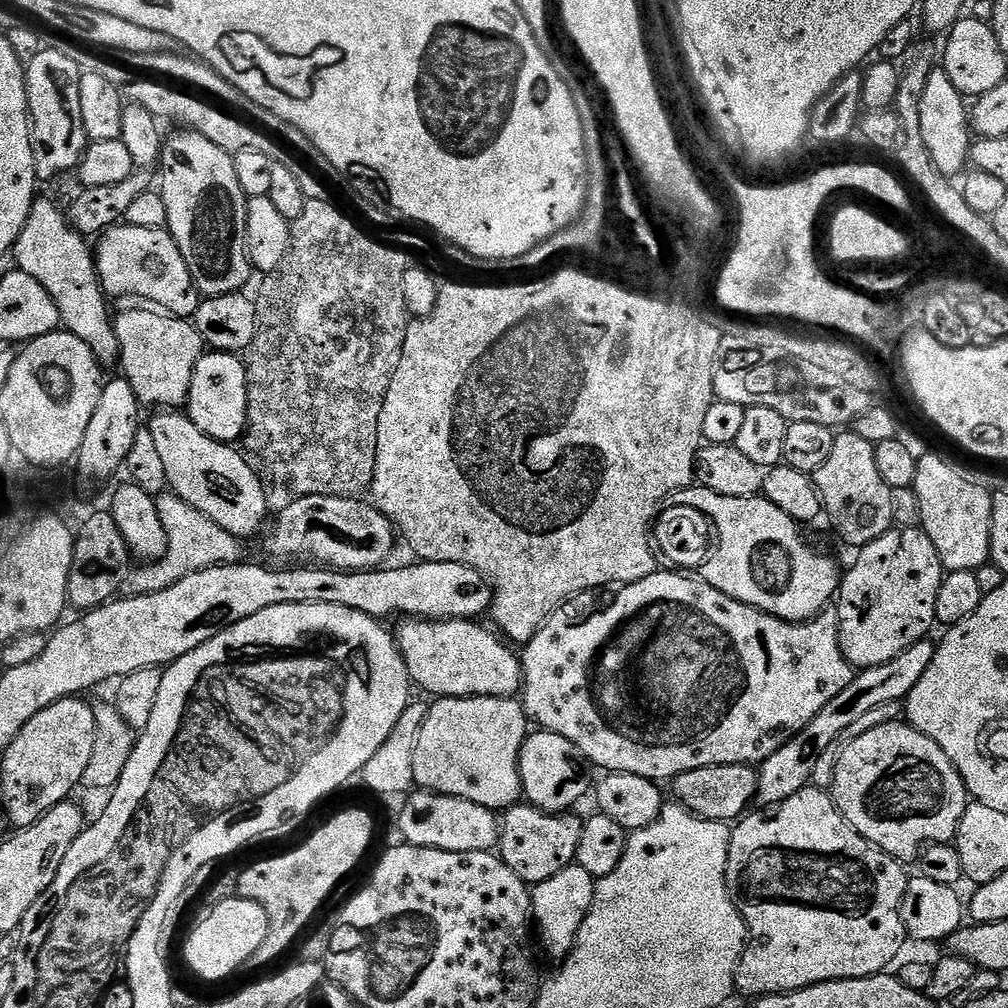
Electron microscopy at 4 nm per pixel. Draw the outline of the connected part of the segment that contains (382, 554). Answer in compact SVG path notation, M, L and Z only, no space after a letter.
M302 496L296 499L293 499L293 504L288 504L280 512L280 517L276 520L276 525L272 528L272 533L264 540L264 548L273 556L273 561L276 562L304 562L304 560L309 556L311 563L316 566L323 566L326 568L336 568L339 572L367 572L371 569L378 568L389 563L388 560L392 556L392 547L395 546L396 540L398 544L398 536L390 523L385 516L377 510L375 506L371 503L365 502L363 504L360 501L360 498L349 498L348 496Z

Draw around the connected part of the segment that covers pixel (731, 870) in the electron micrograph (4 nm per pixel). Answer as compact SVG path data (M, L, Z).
M809 786L801 790L798 794L794 794L790 798L786 798L777 804L769 804L757 810L752 810L747 813L732 828L732 837L730 838L730 854L728 855L728 865L726 866L726 882L728 889L732 895L732 901L736 904L736 909L742 914L744 925L748 928L748 942L744 950L744 956L740 960L739 966L736 968L736 992L739 995L749 996L755 998L758 996L769 996L770 994L782 994L783 992L793 992L794 990L802 990L806 986L814 986L818 982L830 982L831 980L849 980L850 978L866 978L867 976L879 976L888 968L892 963L897 963L896 955L904 948L904 940L906 941L906 933L904 931L904 923L902 922L902 914L900 907L902 906L902 898L906 894L906 886L910 879L909 873L904 873L905 865L901 861L895 860L890 854L886 854L880 848L876 848L869 840L862 838L862 834L858 834L858 830L854 830L850 826L850 822L846 822L846 818L842 818L842 814L838 810L838 806L832 801L831 795L825 789L815 786Z

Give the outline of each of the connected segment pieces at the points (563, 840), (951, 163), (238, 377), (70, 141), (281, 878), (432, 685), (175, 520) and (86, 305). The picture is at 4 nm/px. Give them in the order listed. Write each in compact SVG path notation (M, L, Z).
M523 803L513 804L510 809L512 821L506 818L500 820L500 842L498 845L498 855L500 859L522 878L525 884L535 886L546 882L546 878L554 878L563 868L569 868L575 861L578 854L578 842L582 842L582 830L584 829L584 820L581 817L572 815L576 814L553 814L544 812L541 808L525 806Z
M934 70L930 78L926 78L926 91L922 93L920 107L920 133L933 166L943 176L959 177L969 167L974 143L974 136L970 131L970 108L958 86L954 86L954 82L950 82L950 78L942 70Z
M205 351L200 357L198 366L194 366L194 378L190 378L190 390L188 391L188 403L186 414L210 438L214 438L223 444L235 445L236 439L245 435L248 426L248 366L237 353Z
M45 47L26 66L28 118L32 121L32 149L37 181L52 180L63 172L79 169L82 154L90 143L82 126L82 98L78 94L82 68L72 56Z
M348 808L337 816L332 816L305 844L297 846L293 852L284 852L281 856L272 856L269 860L260 860L252 864L236 880L236 888L239 899L253 900L266 910L268 919L268 933L262 938L262 946L254 950L254 954L248 959L247 967L264 968L272 964L292 943L295 945L301 939L300 931L316 916L316 911L328 900L328 895L340 884L343 876L348 876L356 868L356 863L368 852L372 844L372 816L363 812L360 808Z
M404 618L399 621L400 625L394 628L394 635L396 637L396 644L400 648L402 658L406 662L406 670L408 671L408 679L412 681L417 689L420 688L424 692L429 692L429 697L443 698L446 696L507 696L509 698L515 697L522 688L522 673L520 671L521 657L516 656L511 652L513 649L495 631L487 632L486 629L480 625L476 620L418 620L415 618Z
M162 494L156 496L156 505L162 518L162 526L166 530L168 549L164 551L161 560L149 563L147 566L140 566L140 569L133 571L130 576L131 591L136 594L147 594L150 592L161 592L174 582L186 578L203 568L216 568L219 564L239 564L245 559L244 548L241 541L234 534L222 530L206 514L194 510L182 498L175 494Z
M37 198L32 201L32 209L26 218L26 226L22 226L22 234L18 234L16 245L12 247L11 259L16 259L15 267L19 271L30 274L50 298L54 298L54 306L58 306L58 314L63 331L74 334L74 338L82 338L86 346L90 346L90 354L105 369L116 368L120 363L120 343L114 323L113 309L108 309L109 297L104 295L104 288L100 284L100 275L96 269L96 258L93 249L88 248L89 241L77 228L69 222L65 209L59 208L52 200Z

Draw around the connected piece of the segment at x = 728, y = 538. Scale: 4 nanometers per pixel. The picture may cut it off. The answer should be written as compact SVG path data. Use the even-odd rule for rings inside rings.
M693 486L670 494L667 503L696 505L713 516L715 552L703 573L705 582L722 590L722 594L793 622L810 620L833 603L842 579L841 569L836 569L830 557L807 548L800 537L801 525L764 495L723 497L714 490Z

